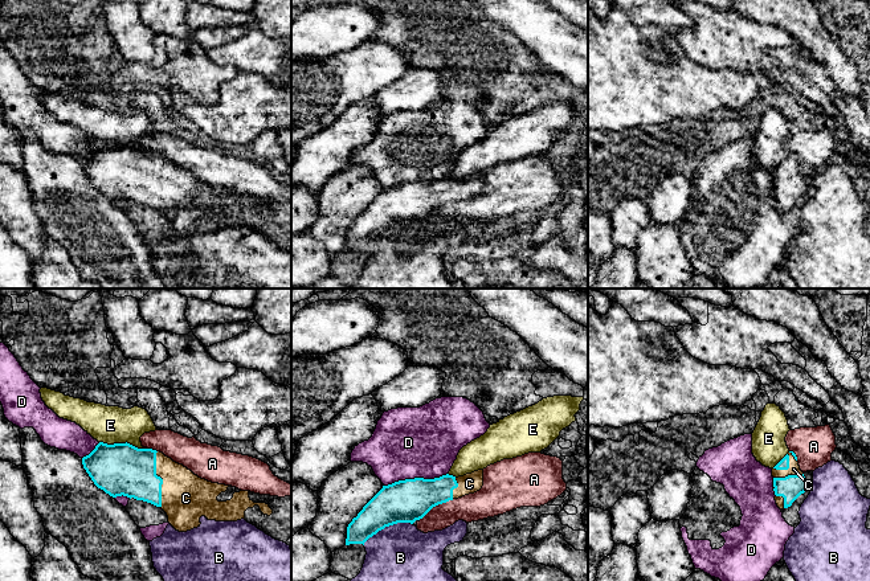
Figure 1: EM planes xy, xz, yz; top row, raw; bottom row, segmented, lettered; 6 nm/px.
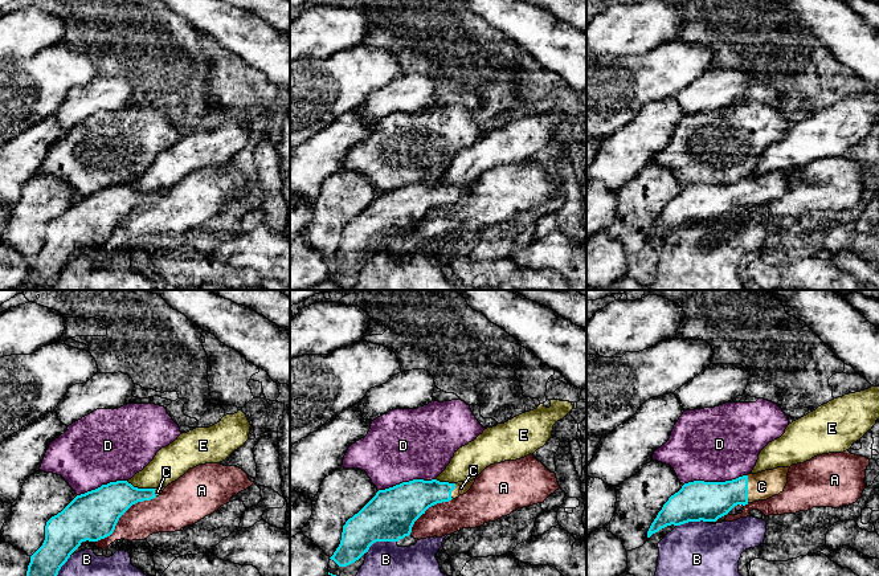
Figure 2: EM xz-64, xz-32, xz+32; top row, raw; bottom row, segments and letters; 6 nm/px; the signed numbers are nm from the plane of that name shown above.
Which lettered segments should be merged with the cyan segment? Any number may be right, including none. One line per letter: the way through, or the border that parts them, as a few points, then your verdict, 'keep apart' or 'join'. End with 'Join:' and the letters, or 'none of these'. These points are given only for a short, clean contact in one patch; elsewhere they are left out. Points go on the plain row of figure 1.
A: keep apart
B: keep apart
C: runs through xy (122, 172), (162, 183), (186, 201); join
D: keep apart
E: keep apart
Join: C

